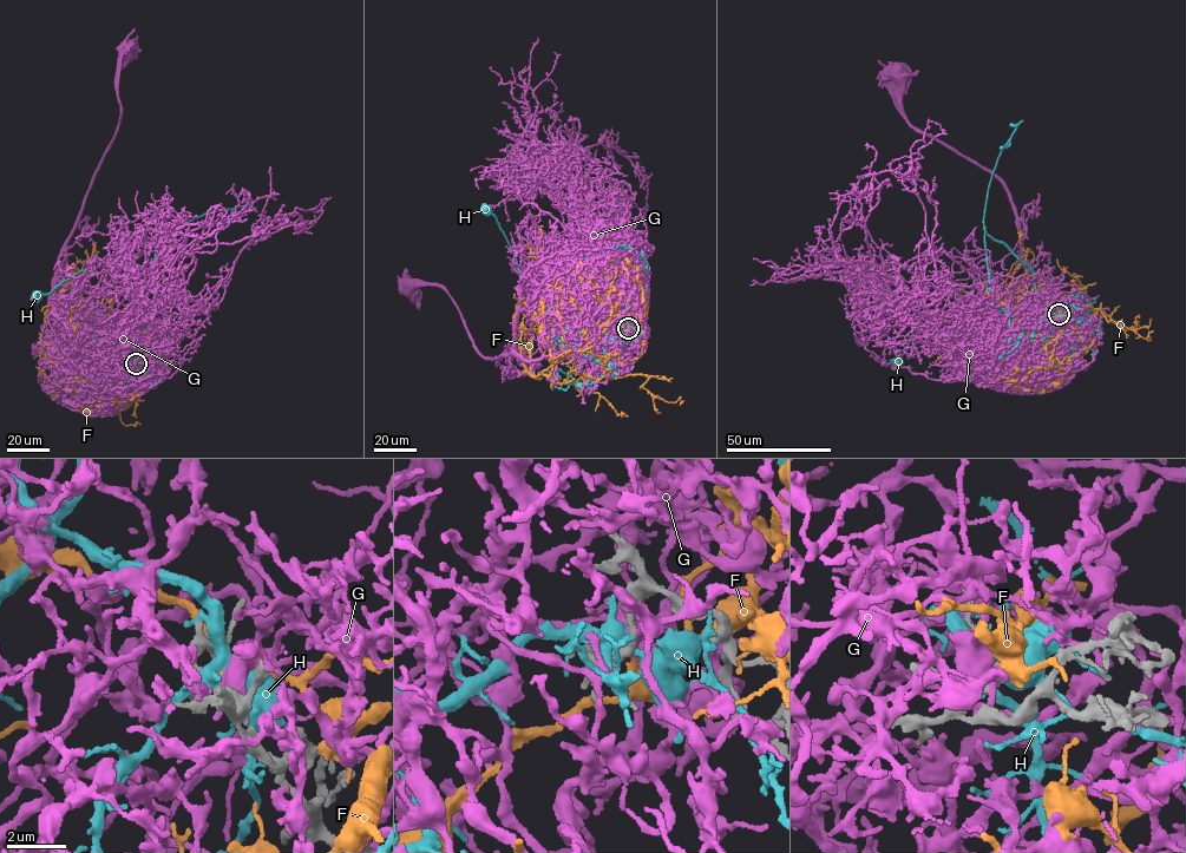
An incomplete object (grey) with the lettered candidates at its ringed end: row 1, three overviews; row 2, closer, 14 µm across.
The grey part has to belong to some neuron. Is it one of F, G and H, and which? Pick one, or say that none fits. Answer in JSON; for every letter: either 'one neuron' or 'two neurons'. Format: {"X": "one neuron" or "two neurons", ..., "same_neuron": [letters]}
{"F": "two neurons", "G": "one neuron", "H": "two neurons", "same_neuron": ["G"]}

